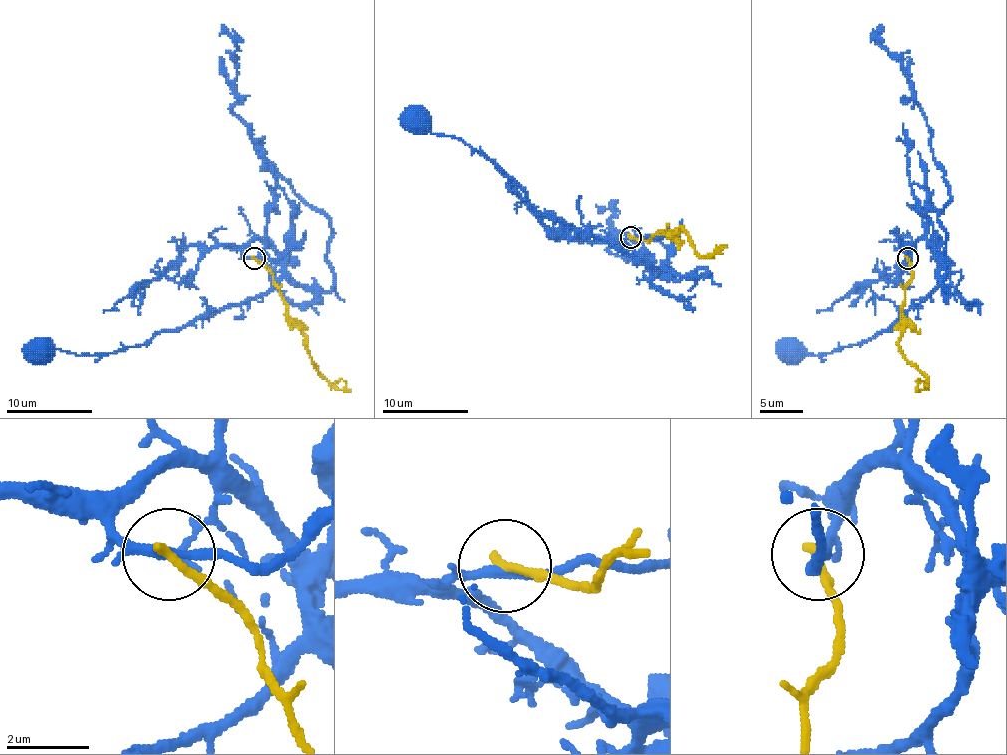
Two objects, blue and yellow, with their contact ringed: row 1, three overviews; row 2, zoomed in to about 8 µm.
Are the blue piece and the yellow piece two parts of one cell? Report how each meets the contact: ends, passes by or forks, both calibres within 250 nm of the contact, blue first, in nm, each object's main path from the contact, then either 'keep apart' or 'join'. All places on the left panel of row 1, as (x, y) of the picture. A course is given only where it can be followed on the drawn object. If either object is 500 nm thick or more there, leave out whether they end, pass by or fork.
blue forks | yellow ends | 180/240 nm | blue via (254, 258), (243, 250), (262, 239), (281, 263), (281, 278), (256, 297), (112, 353), (43, 351) | yellow via (254, 258), (273, 276), (286, 316), (303, 334), (305, 349), (324, 379), (350, 391) | keep apart

